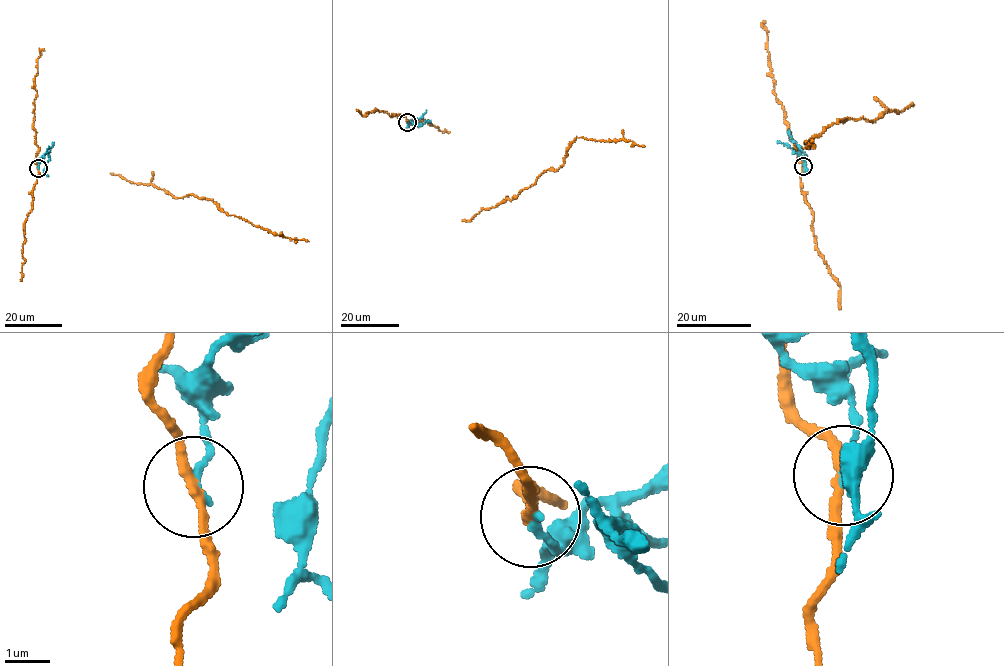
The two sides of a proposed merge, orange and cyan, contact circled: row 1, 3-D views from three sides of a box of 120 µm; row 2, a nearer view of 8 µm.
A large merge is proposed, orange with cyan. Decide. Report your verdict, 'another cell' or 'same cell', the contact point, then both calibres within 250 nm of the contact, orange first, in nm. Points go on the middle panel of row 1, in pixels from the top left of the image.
another cell; place (407, 122); calibres 190 and 180 nm

